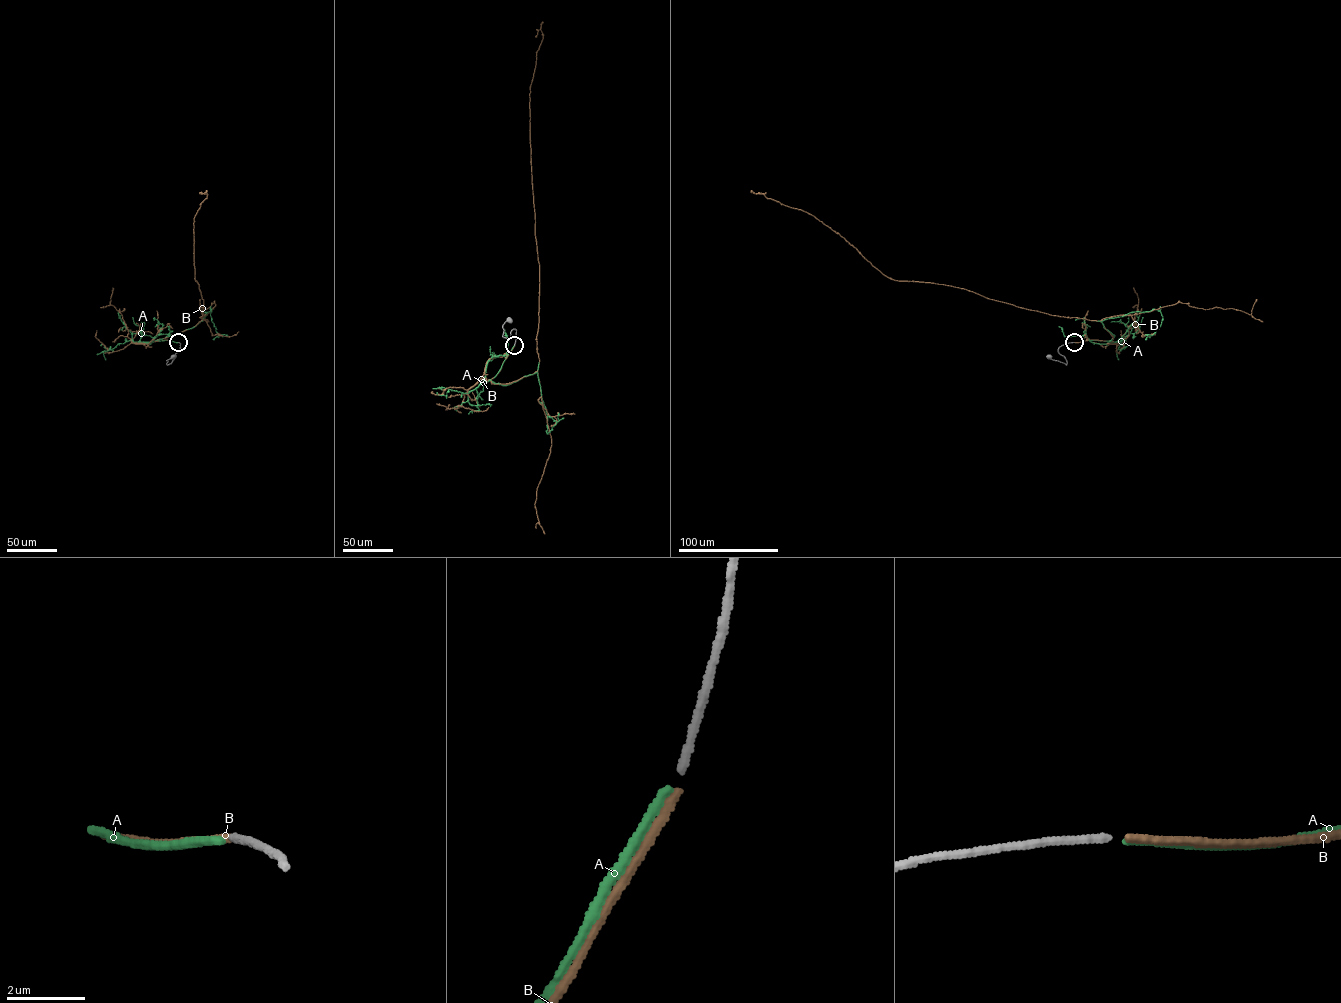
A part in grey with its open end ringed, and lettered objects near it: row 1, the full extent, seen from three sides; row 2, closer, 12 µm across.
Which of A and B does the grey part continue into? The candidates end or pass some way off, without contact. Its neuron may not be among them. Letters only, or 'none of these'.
B

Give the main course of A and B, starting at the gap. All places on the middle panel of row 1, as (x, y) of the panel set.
A: (514, 345), (491, 379), (507, 385), (536, 372), (547, 415), (547, 433), (558, 420), (559, 413)
B: (514, 345), (490, 379), (494, 383), (510, 383), (538, 367), (539, 265), (529, 107), (540, 29), (535, 37)

